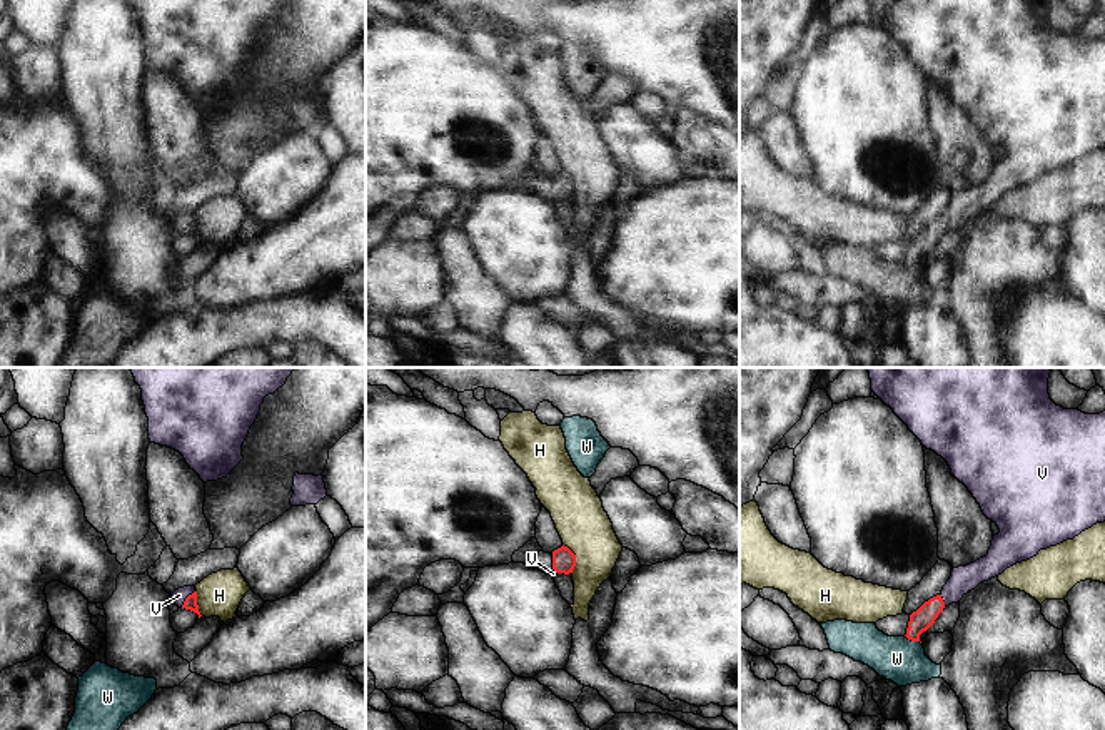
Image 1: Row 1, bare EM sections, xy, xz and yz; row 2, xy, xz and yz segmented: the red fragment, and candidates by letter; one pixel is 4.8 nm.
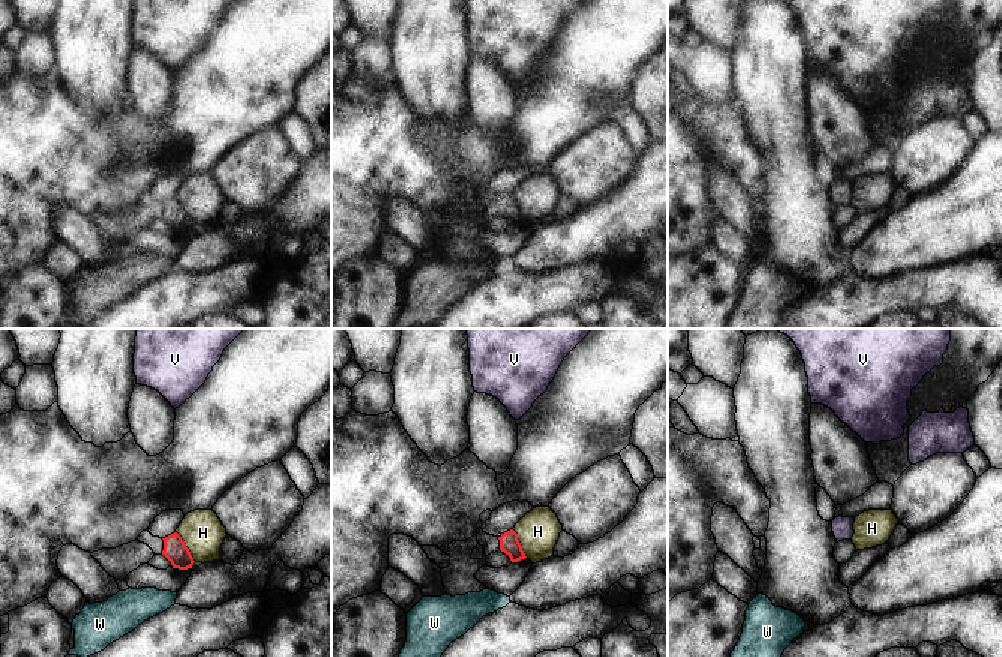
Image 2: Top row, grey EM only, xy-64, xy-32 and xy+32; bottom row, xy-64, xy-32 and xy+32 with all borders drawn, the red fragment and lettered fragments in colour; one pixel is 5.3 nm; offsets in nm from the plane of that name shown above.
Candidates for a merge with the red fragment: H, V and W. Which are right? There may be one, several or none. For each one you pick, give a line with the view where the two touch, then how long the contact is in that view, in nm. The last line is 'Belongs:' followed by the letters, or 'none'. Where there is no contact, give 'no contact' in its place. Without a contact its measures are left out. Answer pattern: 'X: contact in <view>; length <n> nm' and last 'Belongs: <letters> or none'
V: contact in xy; length 120 nm
Belongs: V

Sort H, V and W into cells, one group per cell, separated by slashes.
H / V / W

